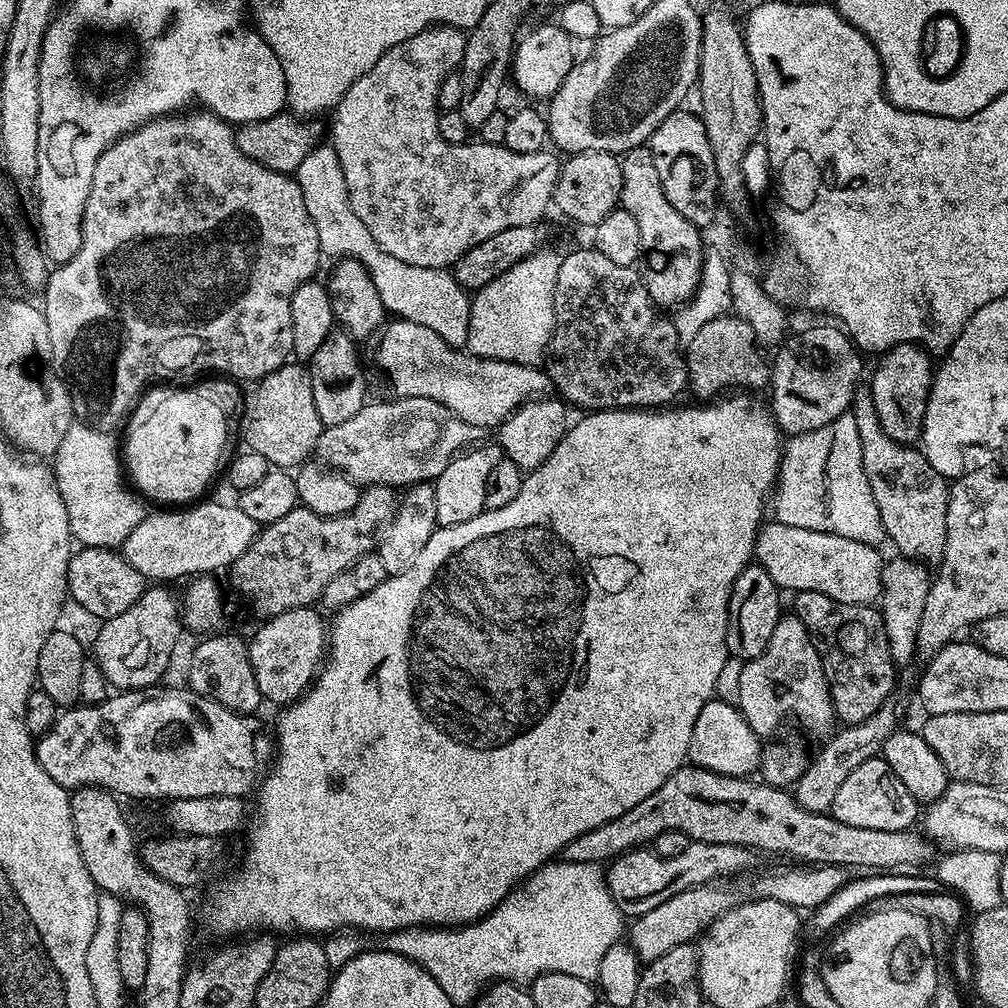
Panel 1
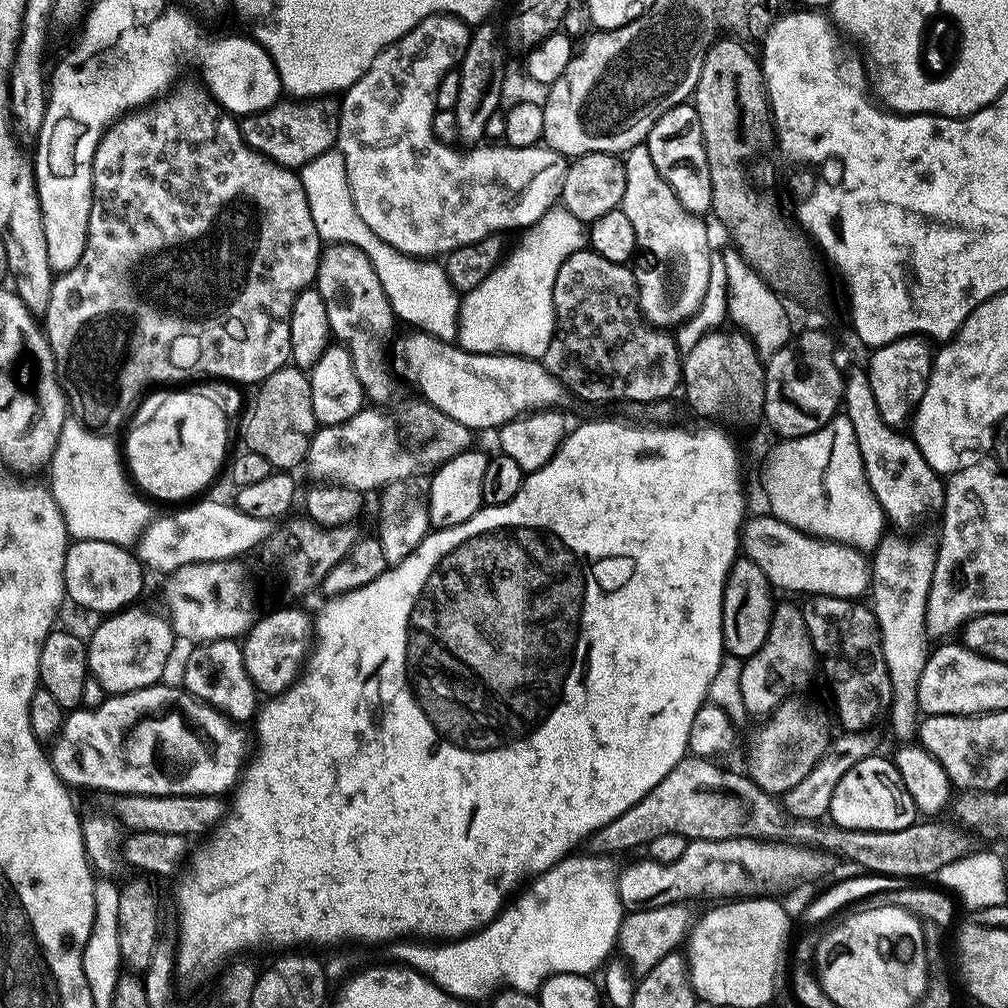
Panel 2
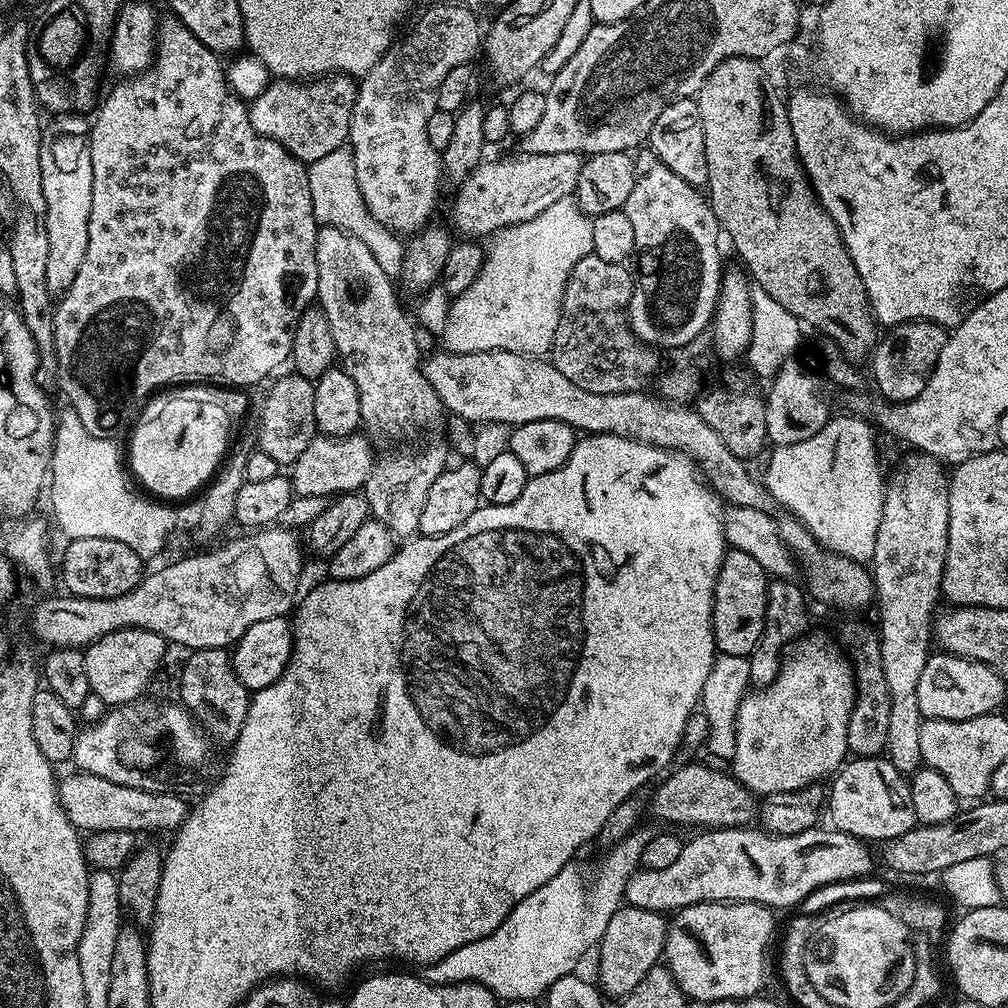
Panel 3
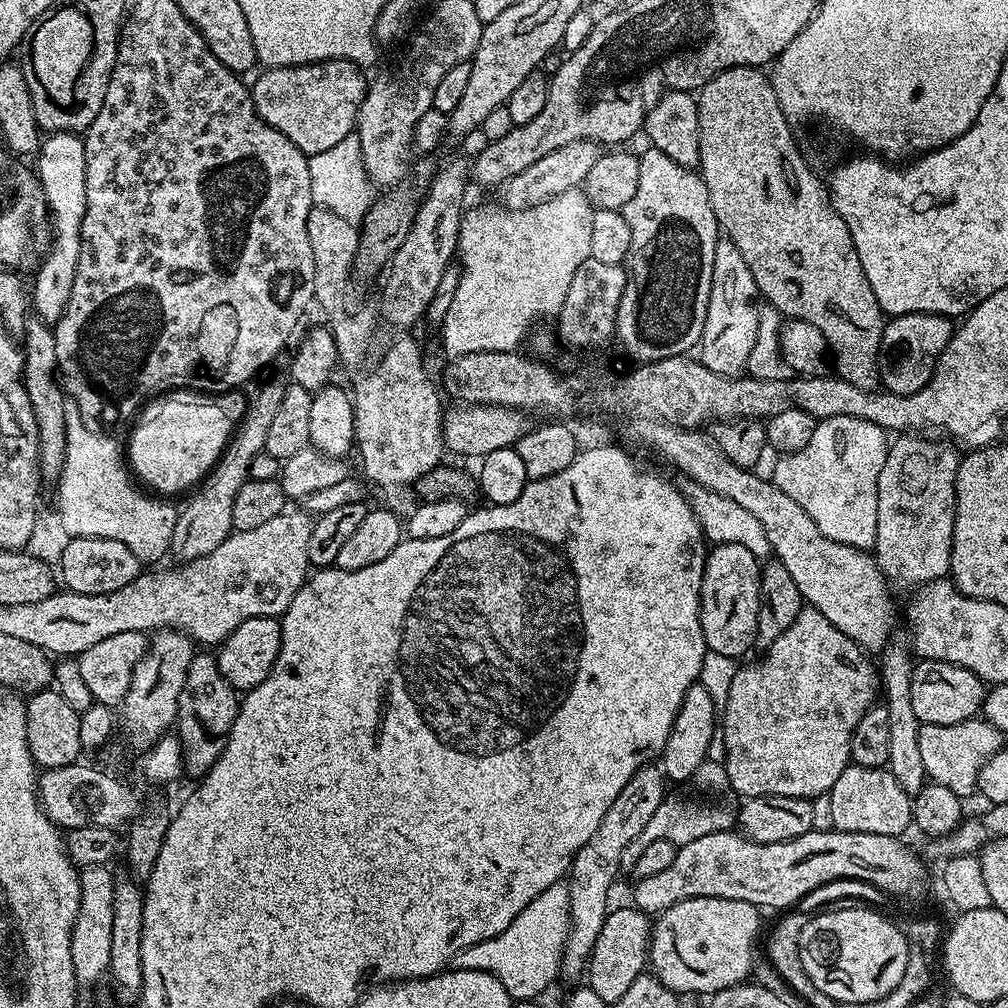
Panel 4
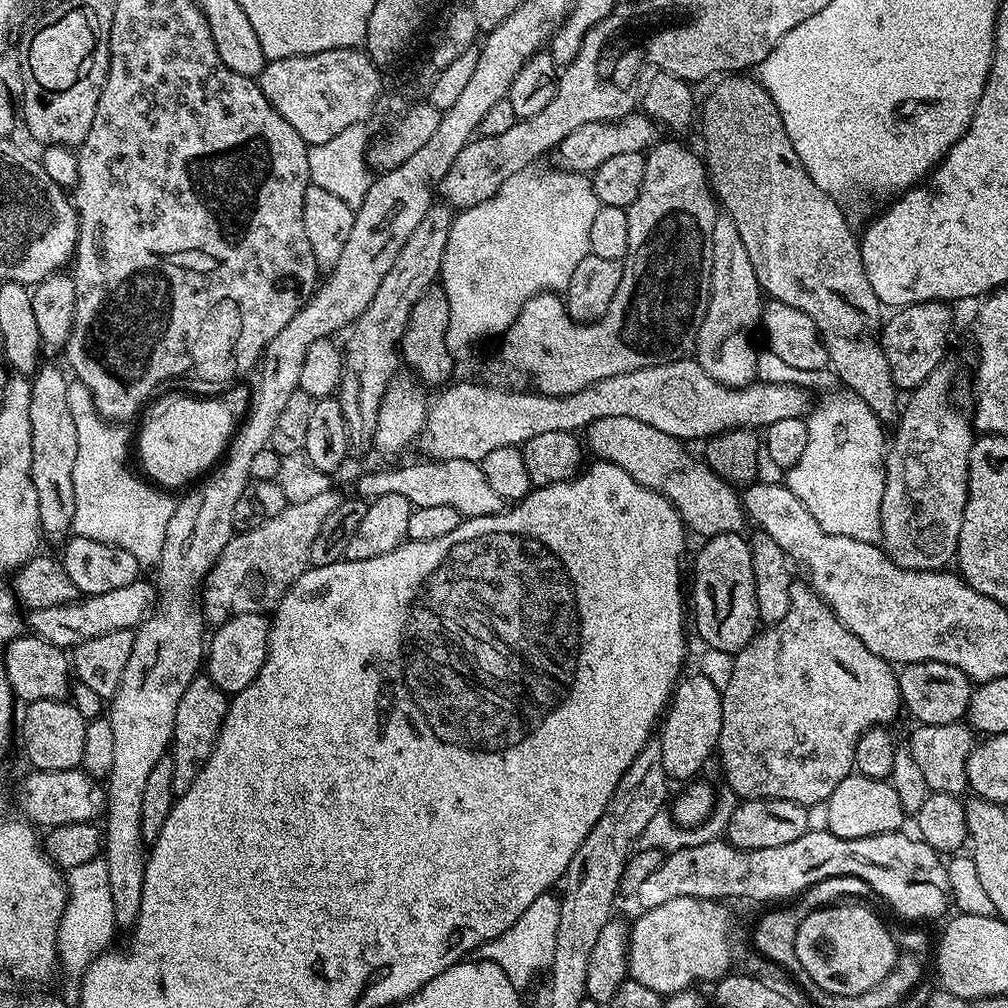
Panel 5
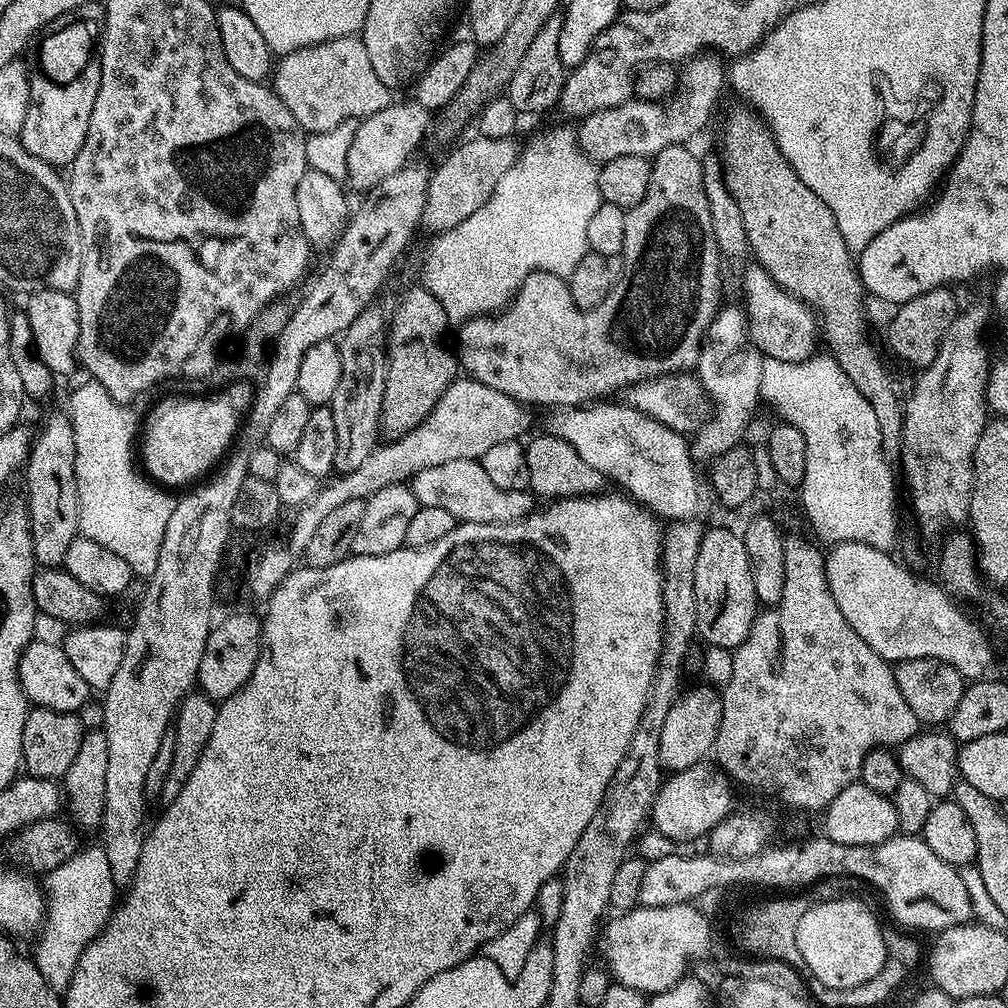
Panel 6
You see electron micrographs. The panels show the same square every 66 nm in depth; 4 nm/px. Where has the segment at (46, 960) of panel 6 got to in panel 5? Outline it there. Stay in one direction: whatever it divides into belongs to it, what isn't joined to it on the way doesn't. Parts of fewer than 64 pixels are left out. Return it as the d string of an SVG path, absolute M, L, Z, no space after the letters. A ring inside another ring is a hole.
M97 858L82 866L67 869L66 887L68 901L58 926L56 954L59 967L63 971L65 968L73 978L79 978L103 952L109 951L111 944L108 943L111 942L112 935L117 935L118 932L106 862L103 858Z

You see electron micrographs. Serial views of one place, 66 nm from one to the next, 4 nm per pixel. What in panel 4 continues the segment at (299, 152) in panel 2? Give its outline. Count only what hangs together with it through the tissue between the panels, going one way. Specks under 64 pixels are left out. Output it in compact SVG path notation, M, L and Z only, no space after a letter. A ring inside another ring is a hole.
M323 60L317 64L299 64L298 66L282 66L281 68L264 68L256 81L251 81L250 91L256 113L274 130L286 134L298 150L309 157L322 154L322 150L330 150L330 146L342 142L342 138L353 135L356 130L356 119L368 92L369 77L363 76L361 65L352 64L348 60Z

